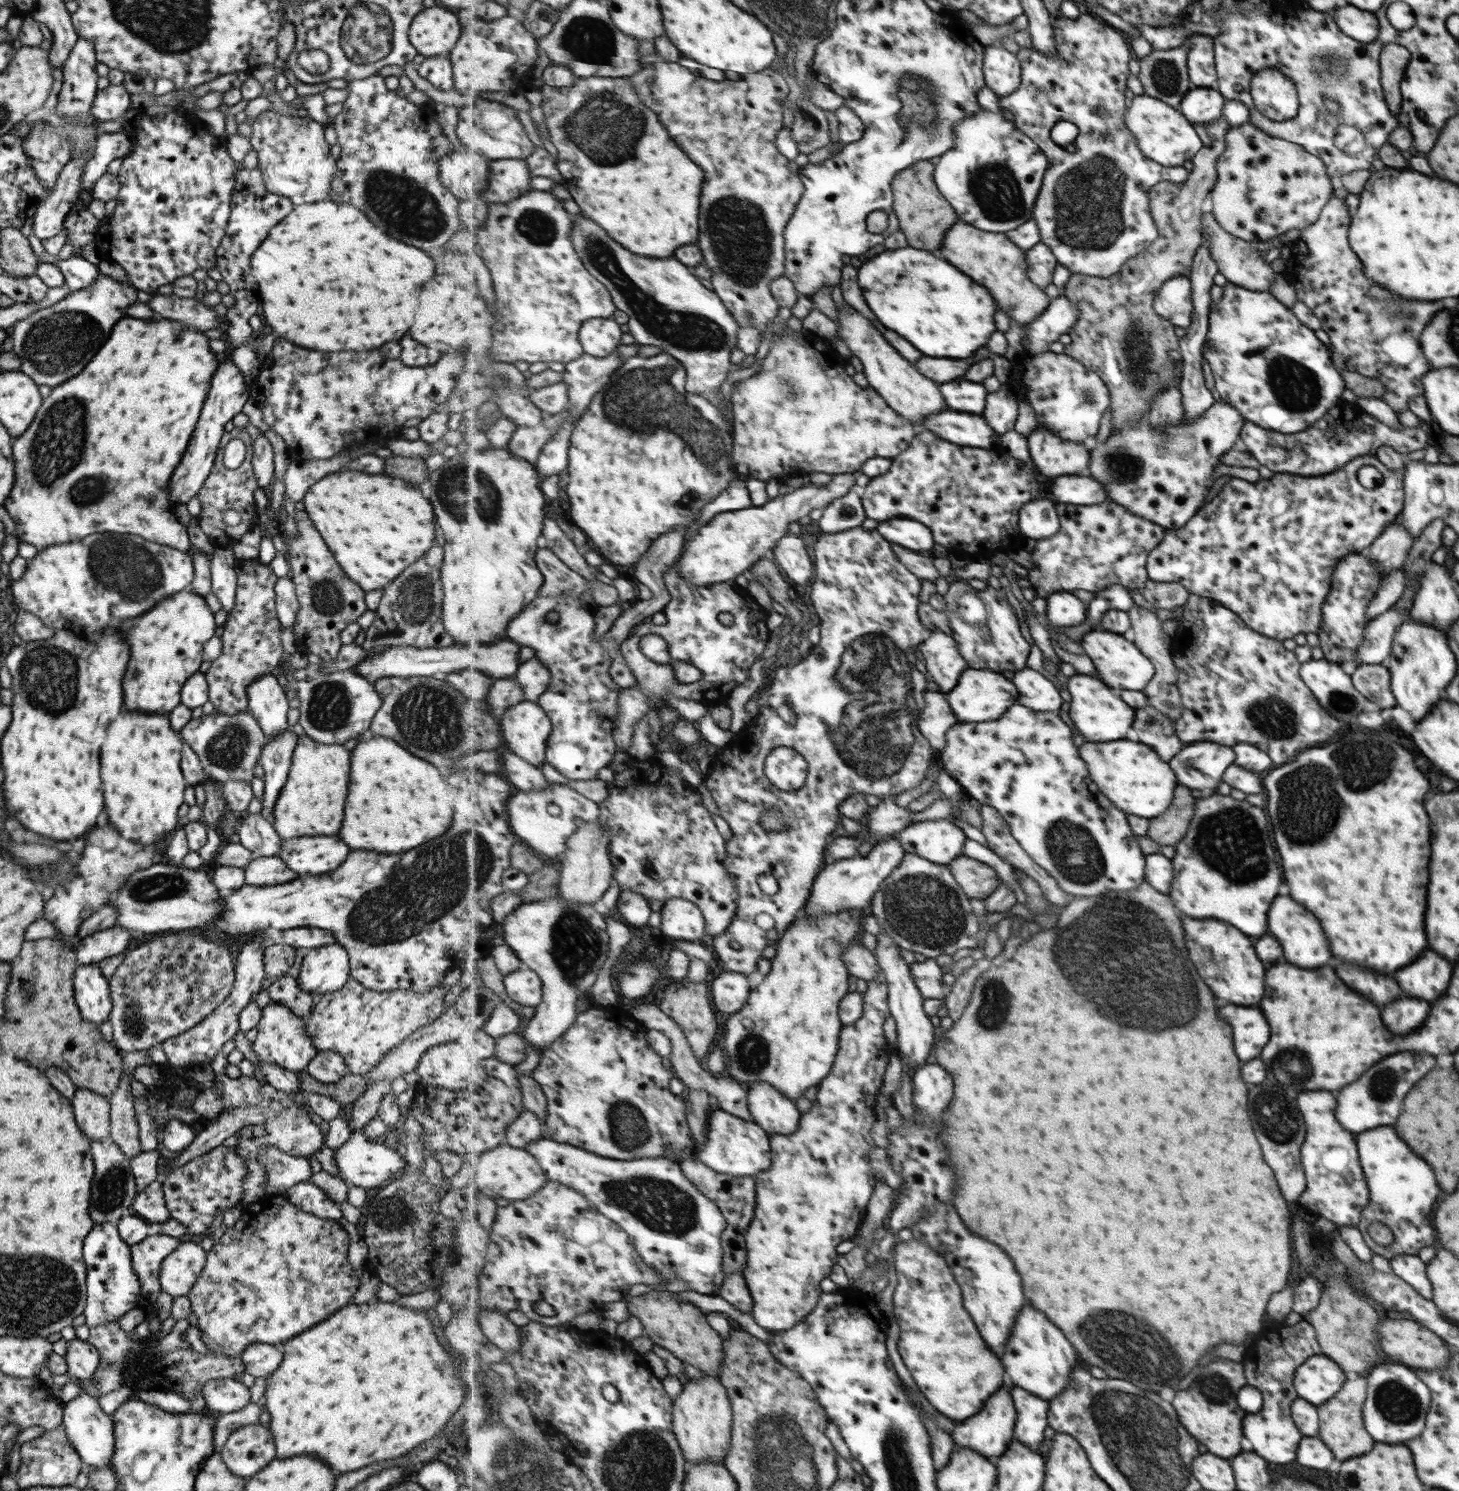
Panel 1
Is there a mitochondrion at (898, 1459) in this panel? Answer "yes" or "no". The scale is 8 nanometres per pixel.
yes

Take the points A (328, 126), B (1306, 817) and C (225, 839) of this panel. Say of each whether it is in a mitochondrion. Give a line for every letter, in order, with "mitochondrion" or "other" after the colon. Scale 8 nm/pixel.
A: other
B: mitochondrion
C: other

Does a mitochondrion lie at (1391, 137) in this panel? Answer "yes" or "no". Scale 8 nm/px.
no

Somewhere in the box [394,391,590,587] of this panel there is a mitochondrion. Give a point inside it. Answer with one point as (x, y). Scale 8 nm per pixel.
(484, 503)

